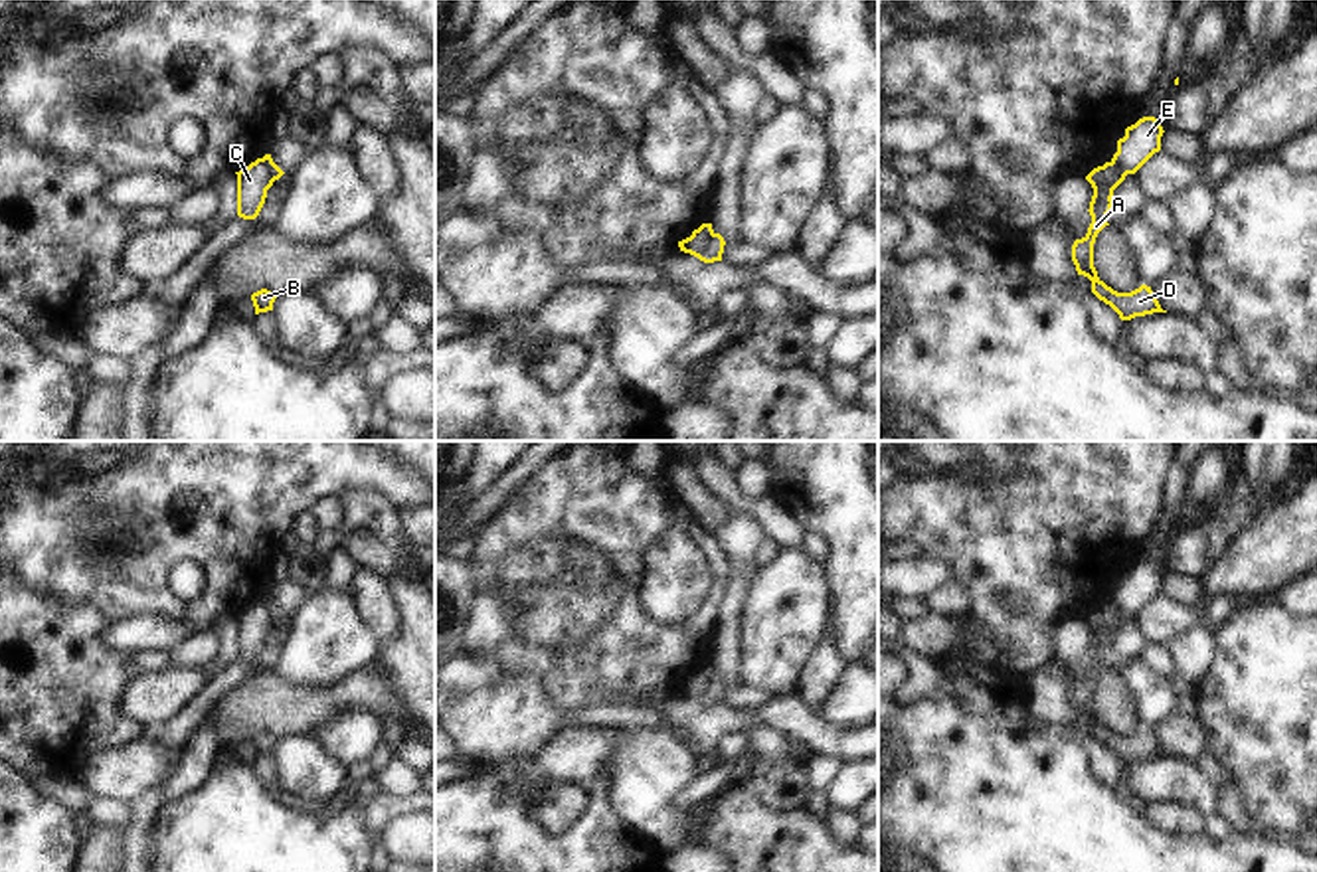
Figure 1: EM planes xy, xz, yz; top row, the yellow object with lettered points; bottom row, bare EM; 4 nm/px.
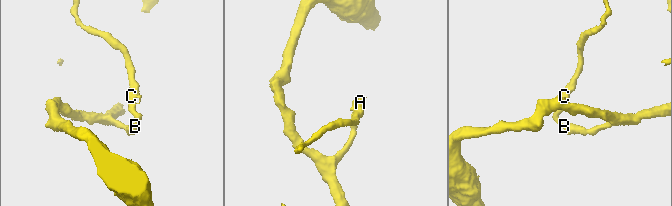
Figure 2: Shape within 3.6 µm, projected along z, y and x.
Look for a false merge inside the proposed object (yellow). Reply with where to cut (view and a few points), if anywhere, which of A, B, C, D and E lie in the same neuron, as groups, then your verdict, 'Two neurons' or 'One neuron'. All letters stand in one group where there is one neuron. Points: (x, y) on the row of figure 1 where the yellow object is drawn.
Split along xz (712, 232), (695, 256). Groups: A B C D / E. Two neurons.

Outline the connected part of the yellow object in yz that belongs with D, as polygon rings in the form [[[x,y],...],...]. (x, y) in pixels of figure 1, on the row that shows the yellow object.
[[[1105,162],[1103,166],[1094,168],[1086,180],[1094,188],[1094,196],[1090,202],[1092,223],[1088,233],[1082,239],[1076,239],[1072,245],[1072,261],[1076,265],[1078,275],[1084,275],[1092,281],[1092,293],[1109,305],[1121,320],[1131,320],[1135,316],[1145,316],[1153,312],[1167,312],[1161,308],[1151,287],[1141,285],[1131,293],[1117,293],[1107,287],[1094,267],[1094,243],[1098,233],[1109,225],[1107,214],[1113,206],[1113,190],[1125,180],[1125,172],[1119,172],[1113,162]]]

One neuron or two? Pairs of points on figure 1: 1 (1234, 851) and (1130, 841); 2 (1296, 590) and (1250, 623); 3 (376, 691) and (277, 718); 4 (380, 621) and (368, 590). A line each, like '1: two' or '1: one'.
1: one
2: two
3: one
4: one

